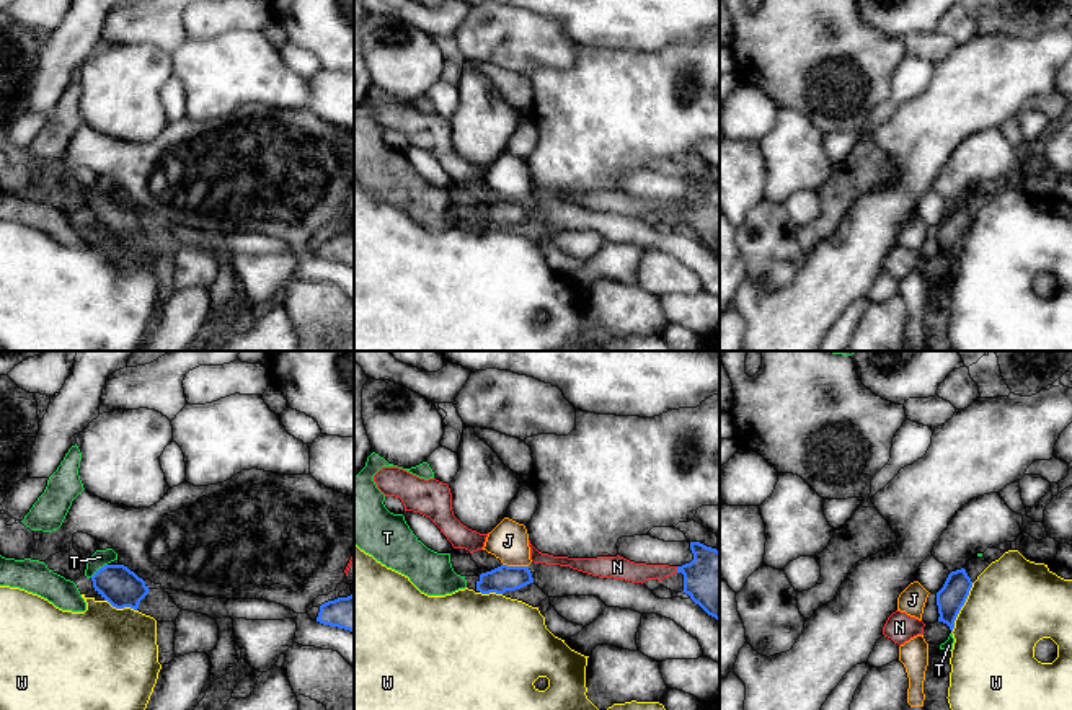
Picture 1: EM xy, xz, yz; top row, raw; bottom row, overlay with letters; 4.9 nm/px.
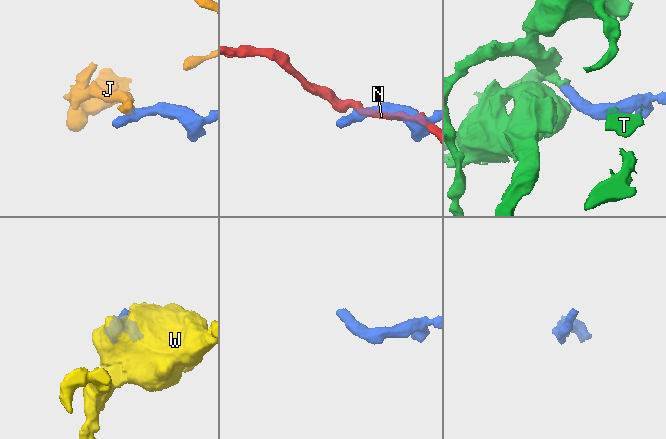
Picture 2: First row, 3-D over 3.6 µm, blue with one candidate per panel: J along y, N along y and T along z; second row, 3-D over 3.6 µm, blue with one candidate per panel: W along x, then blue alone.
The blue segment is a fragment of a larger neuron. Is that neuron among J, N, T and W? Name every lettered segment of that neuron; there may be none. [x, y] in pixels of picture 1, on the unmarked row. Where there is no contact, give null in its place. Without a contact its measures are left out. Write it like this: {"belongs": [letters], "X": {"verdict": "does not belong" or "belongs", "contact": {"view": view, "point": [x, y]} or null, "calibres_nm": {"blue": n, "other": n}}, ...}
{"belongs": ["T"], "J": {"verdict": "does not belong", "contact": {"view": "xz", "point": [516, 201]}, "calibres_nm": {"blue": 130, "other": 190}}, "N": {"verdict": "does not belong", "contact": {"view": "xz", "point": [677, 204]}, "calibres_nm": {"blue": 300, "other": 100}}, "T": {"verdict": "belongs", "contact": {"view": "xy", "point": [100, 203]}, "calibres_nm": {"blue": 190, "other": 80}}, "W": {"verdict": "does not belong", "contact": {"view": "yz", "point": [961, 240]}, "calibres_nm": {"blue": 140, "other": 440}}}

